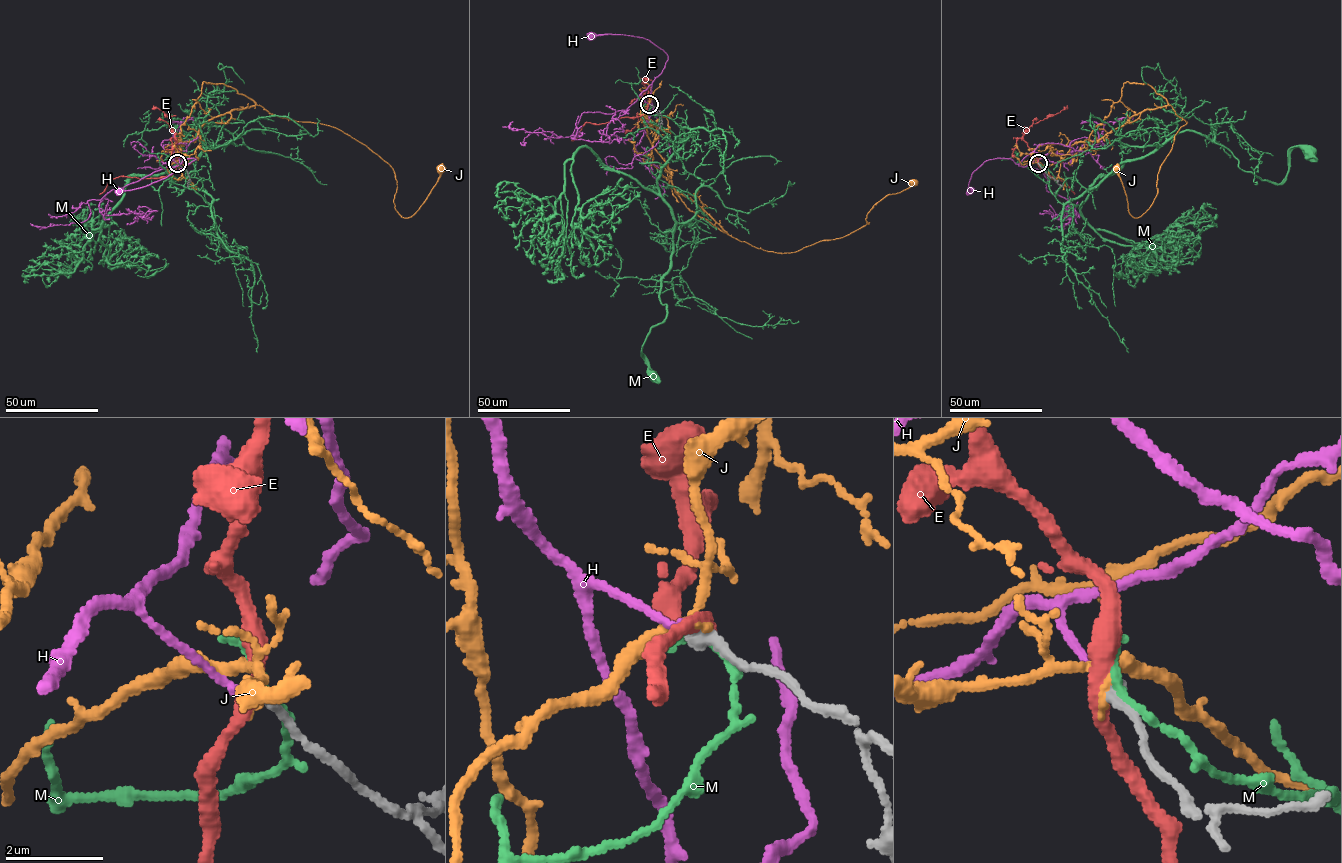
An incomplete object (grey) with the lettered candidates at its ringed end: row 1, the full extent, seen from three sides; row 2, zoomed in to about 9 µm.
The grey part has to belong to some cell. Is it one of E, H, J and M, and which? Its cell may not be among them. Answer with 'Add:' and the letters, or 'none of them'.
Add: H

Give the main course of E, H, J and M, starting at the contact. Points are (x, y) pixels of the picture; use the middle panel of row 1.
E: (650, 104), (638, 117), (621, 117), (599, 124), (586, 122), (571, 140)
H: (649, 104), (641, 93), (661, 72), (667, 54), (641, 37), (590, 35)
J: (650, 104), (640, 115), (674, 189), (765, 250), (844, 236), (868, 223), (887, 195), (914, 184)
M: (650, 104), (644, 120), (674, 146), (658, 182), (675, 221), (659, 294), (666, 317), (641, 353), (653, 377)

